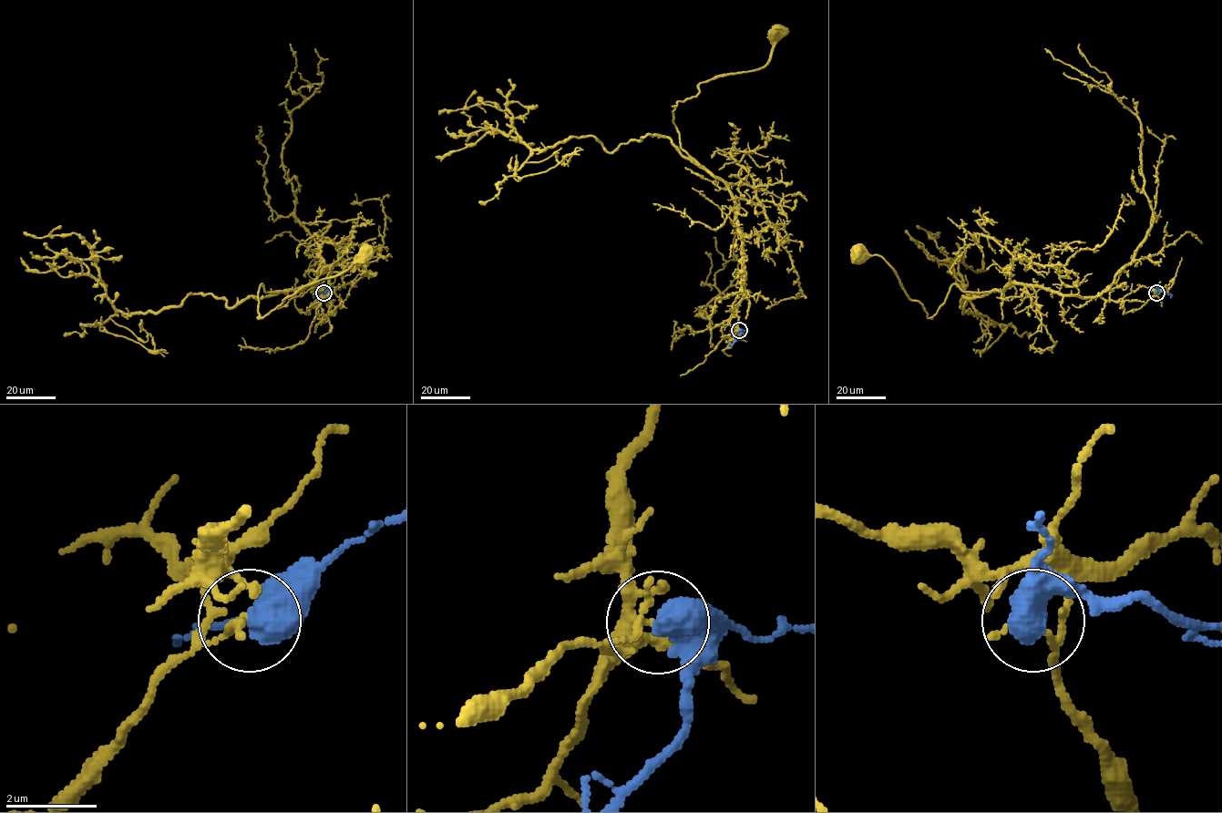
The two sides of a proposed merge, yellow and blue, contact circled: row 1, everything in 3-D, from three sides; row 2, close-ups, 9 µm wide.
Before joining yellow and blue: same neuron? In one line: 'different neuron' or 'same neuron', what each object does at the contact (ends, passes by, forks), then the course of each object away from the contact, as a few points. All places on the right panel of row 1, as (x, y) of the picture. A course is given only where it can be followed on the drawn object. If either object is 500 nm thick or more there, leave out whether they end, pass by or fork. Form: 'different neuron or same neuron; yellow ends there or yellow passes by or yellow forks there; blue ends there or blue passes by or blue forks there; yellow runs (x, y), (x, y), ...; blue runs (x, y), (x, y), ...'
different neuron; yellow runs (1155, 292), (1142, 286), (1116, 301), (1013, 283), (964, 292), (954, 283), (929, 317), (883, 258), (856, 253); blue runs (1155, 292), (1162, 291), (1171, 295), (1171, 298)

